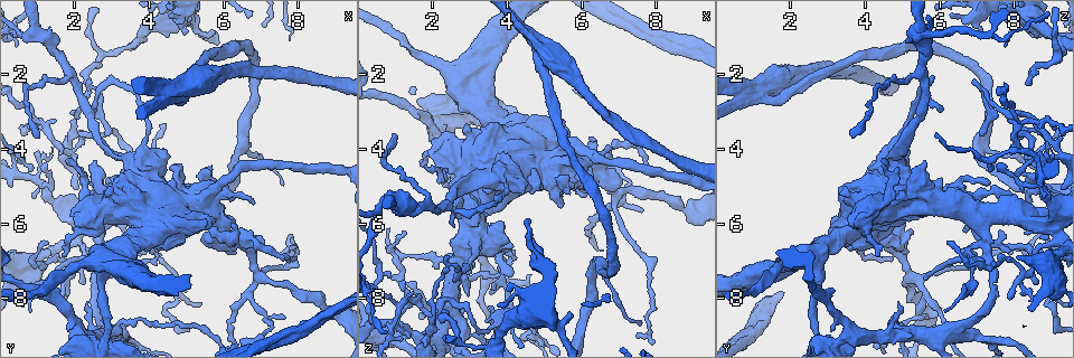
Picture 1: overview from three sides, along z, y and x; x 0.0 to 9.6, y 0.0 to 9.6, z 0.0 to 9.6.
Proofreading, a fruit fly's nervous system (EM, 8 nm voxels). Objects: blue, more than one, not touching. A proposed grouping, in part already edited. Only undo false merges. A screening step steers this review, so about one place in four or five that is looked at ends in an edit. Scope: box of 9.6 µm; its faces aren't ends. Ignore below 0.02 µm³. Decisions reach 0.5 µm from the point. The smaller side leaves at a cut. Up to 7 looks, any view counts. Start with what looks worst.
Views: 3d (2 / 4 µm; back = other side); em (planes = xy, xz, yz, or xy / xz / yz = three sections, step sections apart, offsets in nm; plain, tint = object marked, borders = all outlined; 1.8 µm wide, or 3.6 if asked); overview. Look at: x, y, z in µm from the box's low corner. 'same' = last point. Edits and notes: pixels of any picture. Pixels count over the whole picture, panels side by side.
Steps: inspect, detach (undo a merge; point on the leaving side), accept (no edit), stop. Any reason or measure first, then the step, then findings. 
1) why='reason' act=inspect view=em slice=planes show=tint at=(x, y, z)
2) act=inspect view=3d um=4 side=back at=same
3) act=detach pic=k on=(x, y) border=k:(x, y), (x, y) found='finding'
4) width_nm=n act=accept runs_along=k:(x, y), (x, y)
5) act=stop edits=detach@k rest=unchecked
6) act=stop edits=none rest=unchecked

why='calibre changes' act=inspect view=em um=3.6 slice=xz step=16 show=tint at=(5.00, 2.40, 1.85)

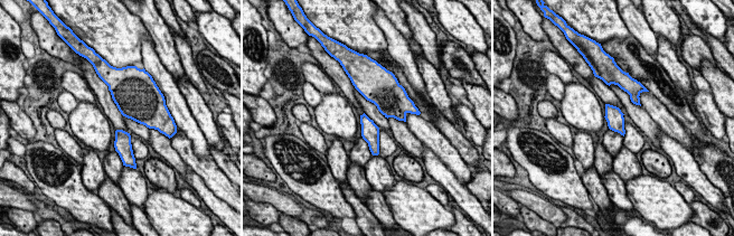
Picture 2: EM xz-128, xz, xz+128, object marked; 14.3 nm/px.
act=accept found='all the same cell'

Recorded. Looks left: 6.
why='thin neck' act=inspect view=em slice=planes show=tint at=(3.55, 4.75, 8.65)

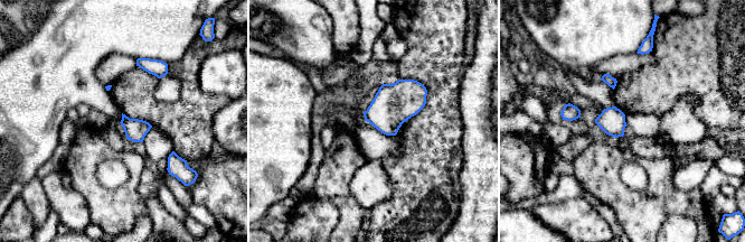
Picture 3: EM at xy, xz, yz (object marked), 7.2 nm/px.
width_nm=160 act=accept found='continuous, no second cell'

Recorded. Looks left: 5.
why='a fork' act=inspect view=3d um=2 at=(2.60, 7.45, 7.50)

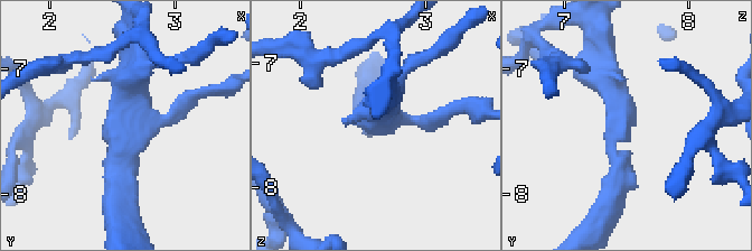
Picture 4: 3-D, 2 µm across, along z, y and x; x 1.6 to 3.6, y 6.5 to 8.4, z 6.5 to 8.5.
act=inspect view=em slice=yz step=8 show=tint at=(2.62, 7.44, 7.46)

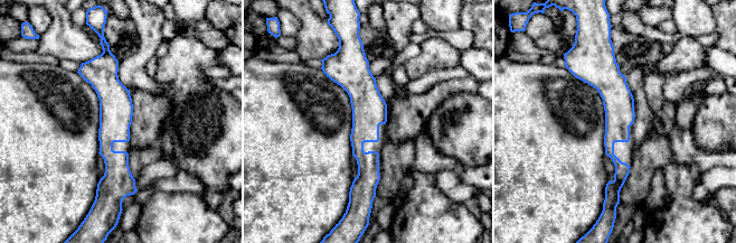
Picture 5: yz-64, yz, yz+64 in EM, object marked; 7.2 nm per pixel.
act=inspect view=em slice=xz step=16 show=borders at=same

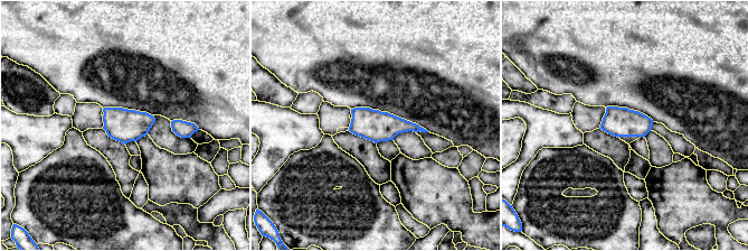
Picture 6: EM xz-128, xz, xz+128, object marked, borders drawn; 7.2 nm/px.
act=accept found='continuous, no second cell'

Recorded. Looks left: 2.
act=stop edits=none rest=unchecked

